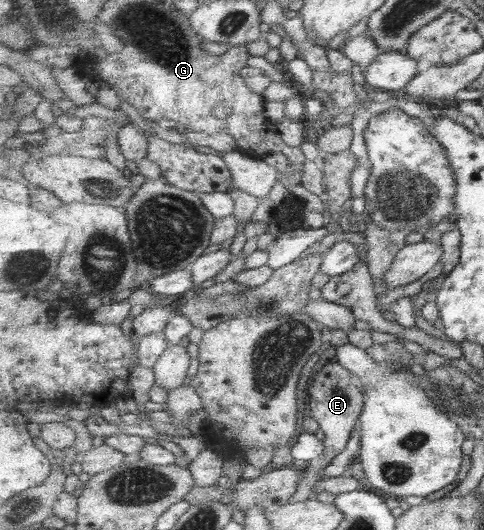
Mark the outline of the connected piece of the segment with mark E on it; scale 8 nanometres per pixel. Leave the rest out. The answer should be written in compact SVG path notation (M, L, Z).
M337 361L326 364L318 374L310 380L307 386L310 396L309 406L313 413L313 418L320 424L322 433L325 438L325 451L320 457L314 461L308 461L308 467L304 469L304 474L299 482L299 488L288 504L296 504L306 500L316 499L316 486L324 480L321 472L338 456L346 450L350 443L353 432L356 428L356 422L363 415L362 408L364 404L364 396L362 396L362 388L356 382L355 377L350 370L346 369Z

